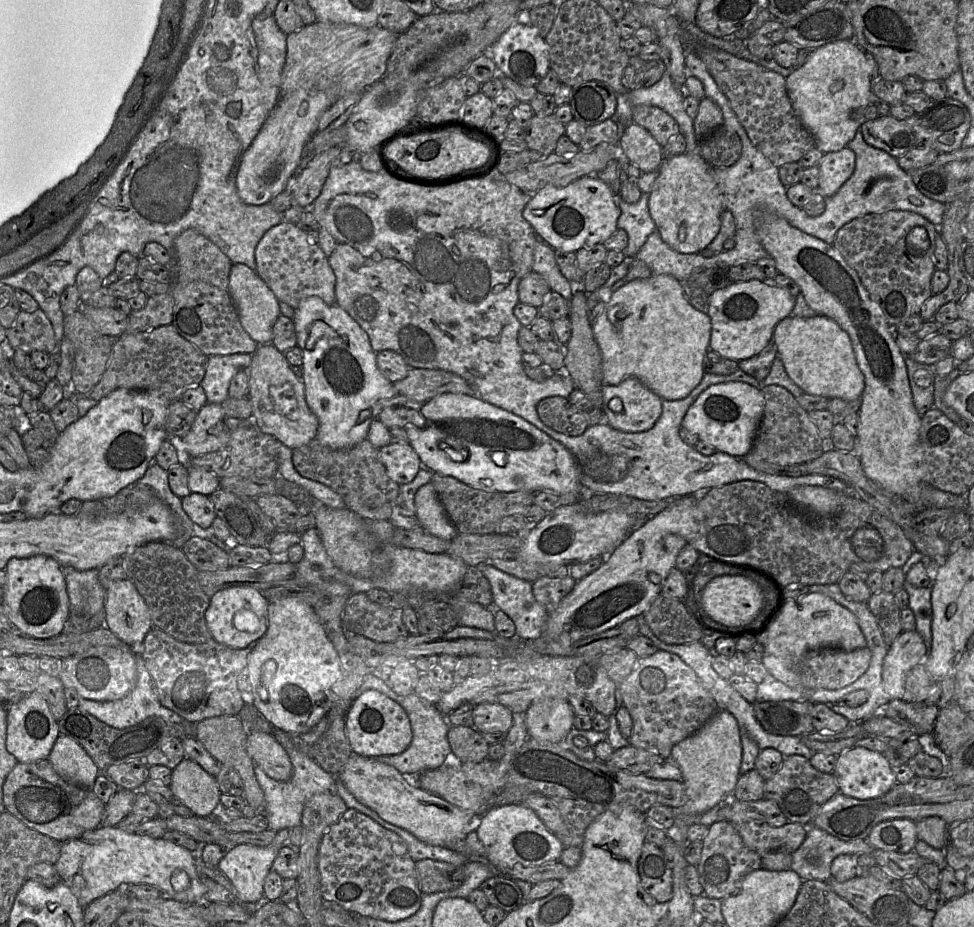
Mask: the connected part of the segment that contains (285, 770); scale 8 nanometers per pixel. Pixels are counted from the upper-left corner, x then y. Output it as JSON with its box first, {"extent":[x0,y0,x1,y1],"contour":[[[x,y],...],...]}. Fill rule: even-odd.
{"extent":[247,731,293,781],"contour":[[[250,731],[247,753],[254,764],[276,781],[288,781],[293,774],[291,760],[274,736],[261,731]]]}

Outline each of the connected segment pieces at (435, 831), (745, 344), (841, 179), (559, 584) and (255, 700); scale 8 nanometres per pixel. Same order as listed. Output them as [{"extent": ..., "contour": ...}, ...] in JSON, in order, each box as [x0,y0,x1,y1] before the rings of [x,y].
[{"extent":[337,754,483,851],"contour":[[[353,754],[350,759],[348,760],[347,764],[344,766],[342,772],[337,776],[337,779],[340,780],[344,786],[347,788],[347,790],[363,805],[367,806],[368,808],[372,809],[373,811],[375,811],[383,820],[398,826],[400,828],[403,828],[405,830],[407,830],[408,832],[410,832],[411,834],[413,834],[414,836],[416,836],[418,839],[420,839],[423,842],[426,842],[430,845],[433,846],[441,846],[441,847],[446,847],[449,848],[453,851],[455,851],[455,845],[457,843],[462,842],[463,840],[466,839],[468,833],[470,833],[470,821],[472,820],[473,817],[475,816],[483,816],[483,815],[479,815],[473,811],[470,810],[464,810],[461,809],[449,802],[447,802],[446,800],[442,799],[441,797],[429,793],[425,790],[423,790],[420,787],[414,786],[412,785],[399,771],[397,771],[394,767],[382,763],[374,758],[368,758],[368,757],[362,757],[356,754]]]},{"extent":[707,281,796,361],"contour":[[[774,281],[736,282],[716,290],[709,295],[707,313],[711,319],[709,350],[735,361],[746,360],[755,356],[773,341],[773,332],[776,325],[791,314],[795,306],[795,299],[796,297],[791,296],[785,289],[776,286]]]},{"extent":[816,147,855,197],"contour":[[[848,147],[824,154],[819,163],[819,186],[816,191],[824,197],[834,195],[853,174],[855,161],[855,153]]]},{"extent":[533,575,577,614],"contour":[[[570,575],[565,577],[540,577],[533,582],[535,599],[550,614],[575,587],[577,581]]]},{"extent":[247,597,343,735],"contour":[[[291,597],[271,599],[268,605],[267,624],[268,625],[266,633],[254,644],[248,656],[247,669],[249,671],[249,680],[252,687],[251,694],[248,695],[249,702],[252,703],[263,715],[263,717],[275,728],[279,728],[293,735],[301,735],[307,733],[313,727],[315,727],[315,725],[317,725],[323,717],[326,716],[327,712],[338,701],[338,696],[333,692],[332,686],[335,683],[341,681],[343,678],[339,655],[332,642],[329,640],[326,631],[314,608],[300,599]]]}]

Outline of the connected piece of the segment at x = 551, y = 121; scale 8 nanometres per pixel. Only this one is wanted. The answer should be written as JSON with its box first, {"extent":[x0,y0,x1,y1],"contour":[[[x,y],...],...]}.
{"extent":[526,114,565,156],"contour":[[[554,114],[548,116],[534,115],[526,130],[527,147],[548,156],[555,152],[558,139],[565,134],[565,124]]]}

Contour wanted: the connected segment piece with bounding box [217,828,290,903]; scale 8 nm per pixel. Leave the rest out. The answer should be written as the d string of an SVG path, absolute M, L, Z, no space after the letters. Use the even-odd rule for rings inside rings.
M290 829L277 831L272 843L266 847L239 844L228 850L219 861L217 868L231 882L239 903L262 903L264 901L263 884L270 872L273 861L284 846L289 846Z

